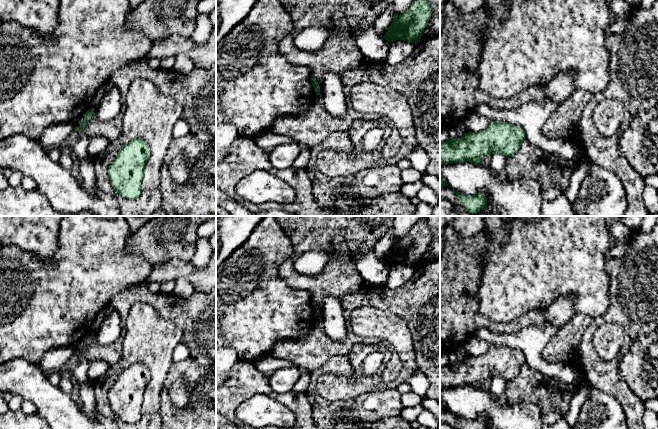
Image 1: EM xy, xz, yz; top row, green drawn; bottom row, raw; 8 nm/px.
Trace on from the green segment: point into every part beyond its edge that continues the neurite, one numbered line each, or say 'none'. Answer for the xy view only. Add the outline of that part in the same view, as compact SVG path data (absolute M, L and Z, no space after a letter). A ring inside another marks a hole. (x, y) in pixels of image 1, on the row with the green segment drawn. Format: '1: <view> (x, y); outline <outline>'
none

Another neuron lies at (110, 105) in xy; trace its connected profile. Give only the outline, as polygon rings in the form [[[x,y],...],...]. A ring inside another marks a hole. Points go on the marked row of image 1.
[[[114,86],[104,94],[100,104],[95,108],[96,117],[100,121],[109,121],[119,114],[121,106],[122,98],[120,91]]]

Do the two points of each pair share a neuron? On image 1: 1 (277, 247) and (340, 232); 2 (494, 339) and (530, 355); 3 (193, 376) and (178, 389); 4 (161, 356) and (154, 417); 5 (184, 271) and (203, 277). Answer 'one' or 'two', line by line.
1: two
2: one
3: two
4: one
5: one

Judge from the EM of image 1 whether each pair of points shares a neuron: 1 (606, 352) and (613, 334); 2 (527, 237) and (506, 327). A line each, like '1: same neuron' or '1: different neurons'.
1: same neuron
2: different neurons

